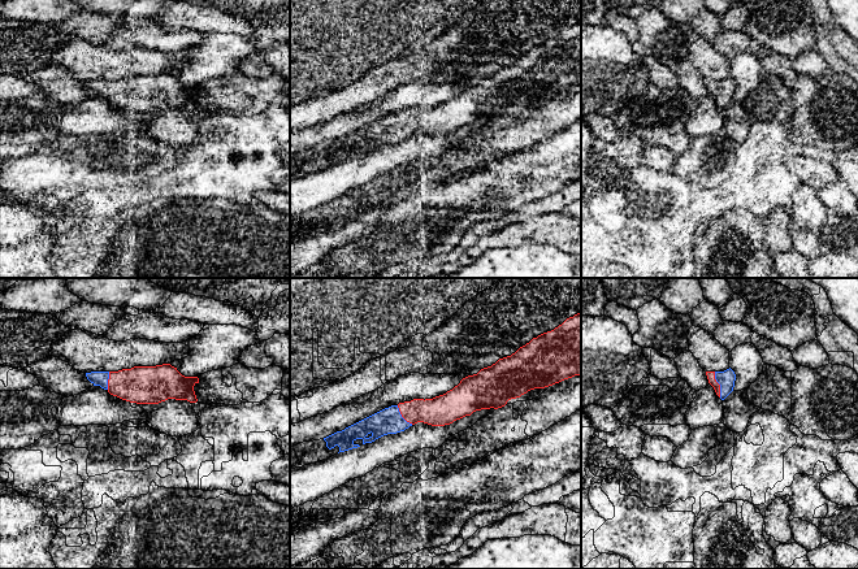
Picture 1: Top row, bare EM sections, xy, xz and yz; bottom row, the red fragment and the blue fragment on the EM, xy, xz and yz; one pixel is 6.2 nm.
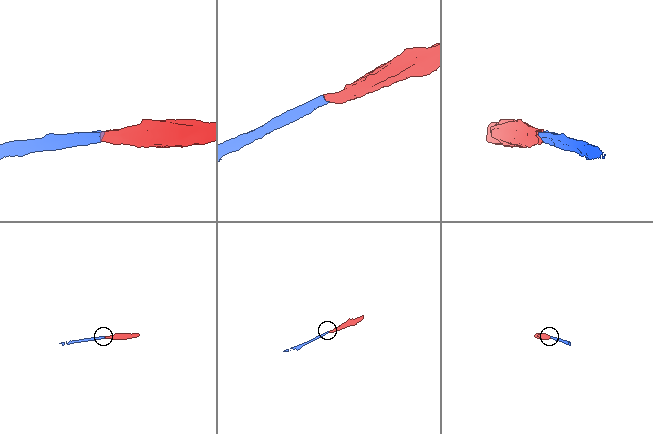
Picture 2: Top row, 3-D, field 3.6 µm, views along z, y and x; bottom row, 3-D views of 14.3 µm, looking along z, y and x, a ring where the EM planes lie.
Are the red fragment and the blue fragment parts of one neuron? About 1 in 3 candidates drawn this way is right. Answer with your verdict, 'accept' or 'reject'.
accept

